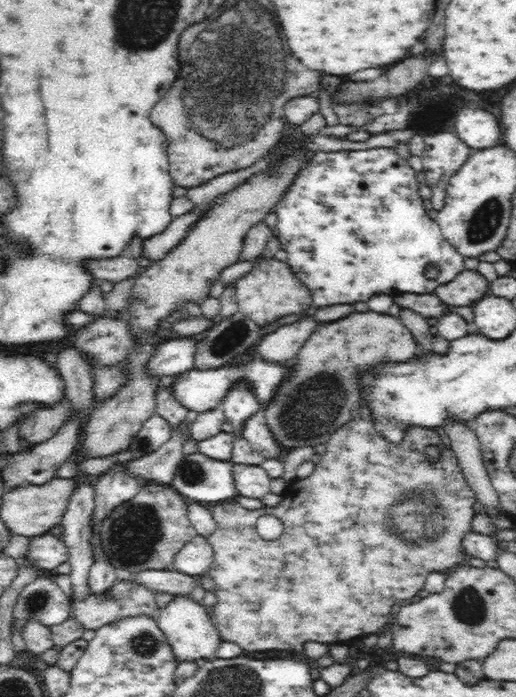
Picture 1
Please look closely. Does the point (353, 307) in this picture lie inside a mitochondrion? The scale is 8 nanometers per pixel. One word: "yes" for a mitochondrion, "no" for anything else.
no

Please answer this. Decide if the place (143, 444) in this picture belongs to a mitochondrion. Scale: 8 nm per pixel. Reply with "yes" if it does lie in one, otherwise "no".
yes

